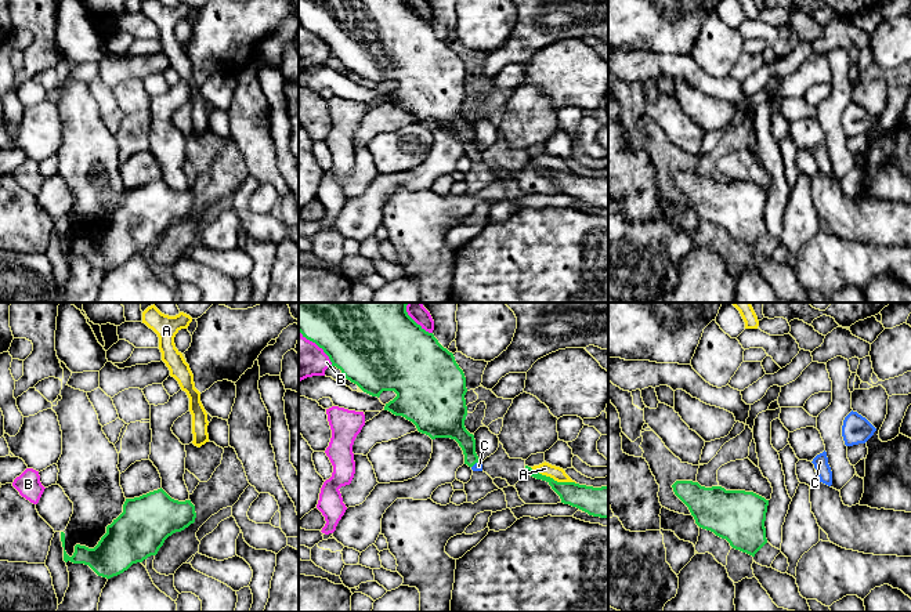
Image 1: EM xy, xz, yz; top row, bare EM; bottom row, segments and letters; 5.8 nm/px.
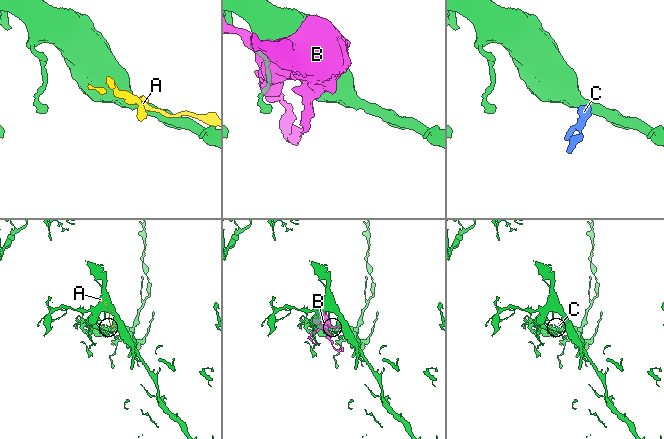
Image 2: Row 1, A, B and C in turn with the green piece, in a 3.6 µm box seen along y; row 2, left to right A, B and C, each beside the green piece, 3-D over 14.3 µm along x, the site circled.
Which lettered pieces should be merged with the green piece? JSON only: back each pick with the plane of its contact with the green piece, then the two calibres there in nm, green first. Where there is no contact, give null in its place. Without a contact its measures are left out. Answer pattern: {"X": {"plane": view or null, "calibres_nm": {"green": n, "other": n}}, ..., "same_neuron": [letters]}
{"C": {"plane": "xz", "calibres_nm": {"green": 140, "other": 50}}, "same_neuron": ["C"]}

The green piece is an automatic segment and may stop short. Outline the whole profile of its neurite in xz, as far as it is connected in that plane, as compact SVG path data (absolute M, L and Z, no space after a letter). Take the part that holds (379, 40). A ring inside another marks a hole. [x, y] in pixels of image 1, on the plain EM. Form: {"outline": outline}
{"outline": "M299 0L299 22L322 39L332 57L364 83L379 88L383 82L394 82L397 87L386 94L384 101L412 112L431 130L455 130L463 141L464 155L482 162L474 126L464 117L464 64L453 44L417 15L406 0Z"}

